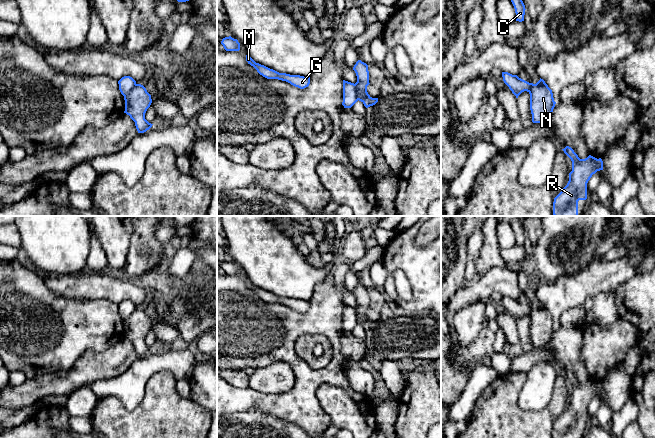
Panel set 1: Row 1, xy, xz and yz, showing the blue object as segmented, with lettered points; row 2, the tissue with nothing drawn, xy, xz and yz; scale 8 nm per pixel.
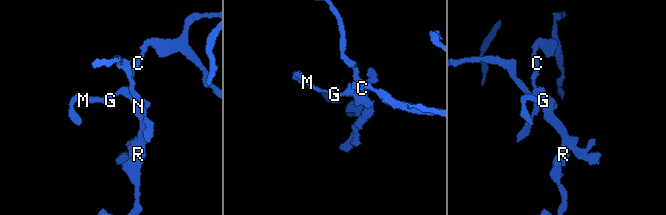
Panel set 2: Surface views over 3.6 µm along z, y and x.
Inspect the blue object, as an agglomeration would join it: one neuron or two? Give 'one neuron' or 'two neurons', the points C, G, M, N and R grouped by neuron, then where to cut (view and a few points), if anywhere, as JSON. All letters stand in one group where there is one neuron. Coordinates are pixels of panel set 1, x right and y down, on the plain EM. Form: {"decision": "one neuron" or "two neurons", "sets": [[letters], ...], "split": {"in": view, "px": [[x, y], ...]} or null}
{"decision": "two neurons", "sets": [["C", "G", "M"], ["N", "R"]], "split": {"in": "xz", "px": [[354, 308], [358, 323]]}}

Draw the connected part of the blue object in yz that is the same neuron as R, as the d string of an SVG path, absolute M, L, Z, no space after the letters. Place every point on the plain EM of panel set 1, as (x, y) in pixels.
M569 370L562 374L572 385L572 395L567 409L554 422L553 438L578 438L578 425L587 423L587 407L593 398L603 394L603 385L591 379L580 383Z

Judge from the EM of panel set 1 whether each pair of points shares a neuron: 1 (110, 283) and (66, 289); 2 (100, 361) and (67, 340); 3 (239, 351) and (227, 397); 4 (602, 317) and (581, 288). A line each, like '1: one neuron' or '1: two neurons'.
1: one neuron
2: two neurons
3: one neuron
4: two neurons

